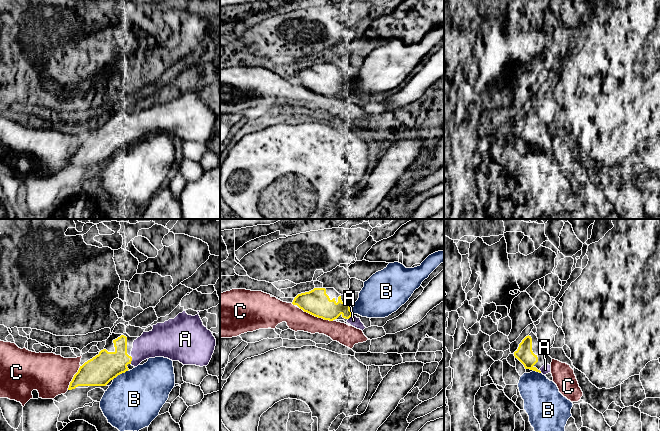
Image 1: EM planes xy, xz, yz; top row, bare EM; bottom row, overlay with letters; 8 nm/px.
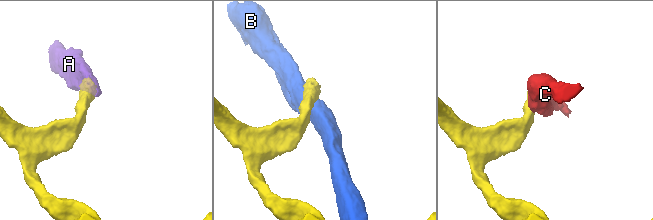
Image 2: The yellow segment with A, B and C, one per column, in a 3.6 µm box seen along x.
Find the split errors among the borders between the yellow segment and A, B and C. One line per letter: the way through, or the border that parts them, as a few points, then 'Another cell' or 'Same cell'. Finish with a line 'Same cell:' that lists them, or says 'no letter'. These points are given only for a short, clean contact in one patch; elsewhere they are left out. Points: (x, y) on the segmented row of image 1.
A: Same cell
B: Another cell
C: Another cell
Same cell: A

